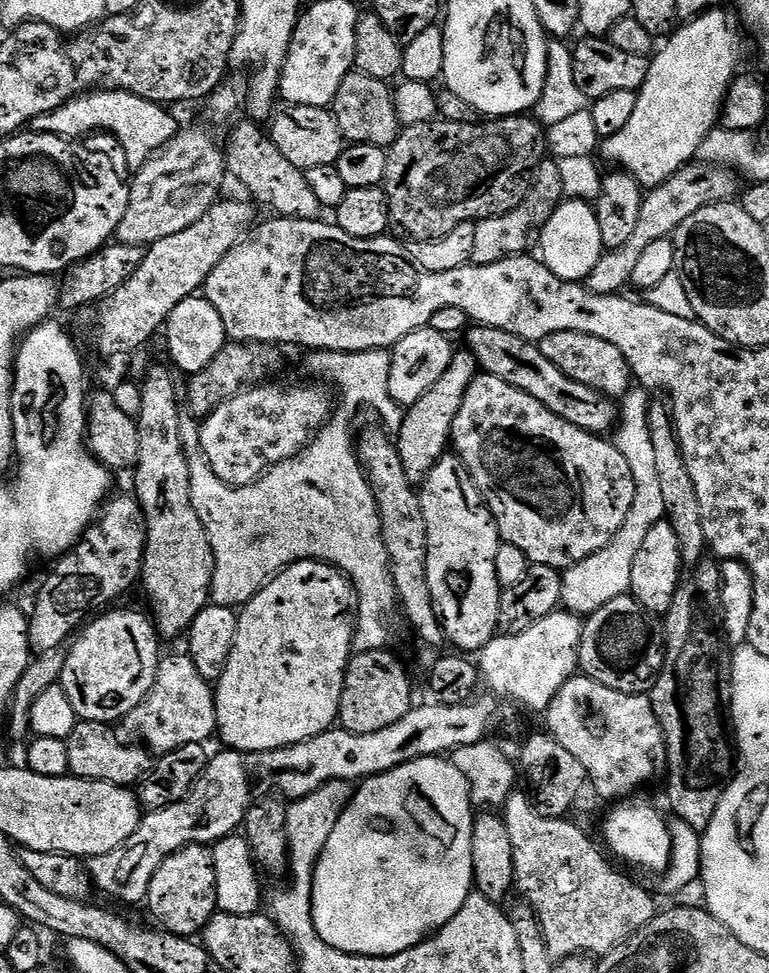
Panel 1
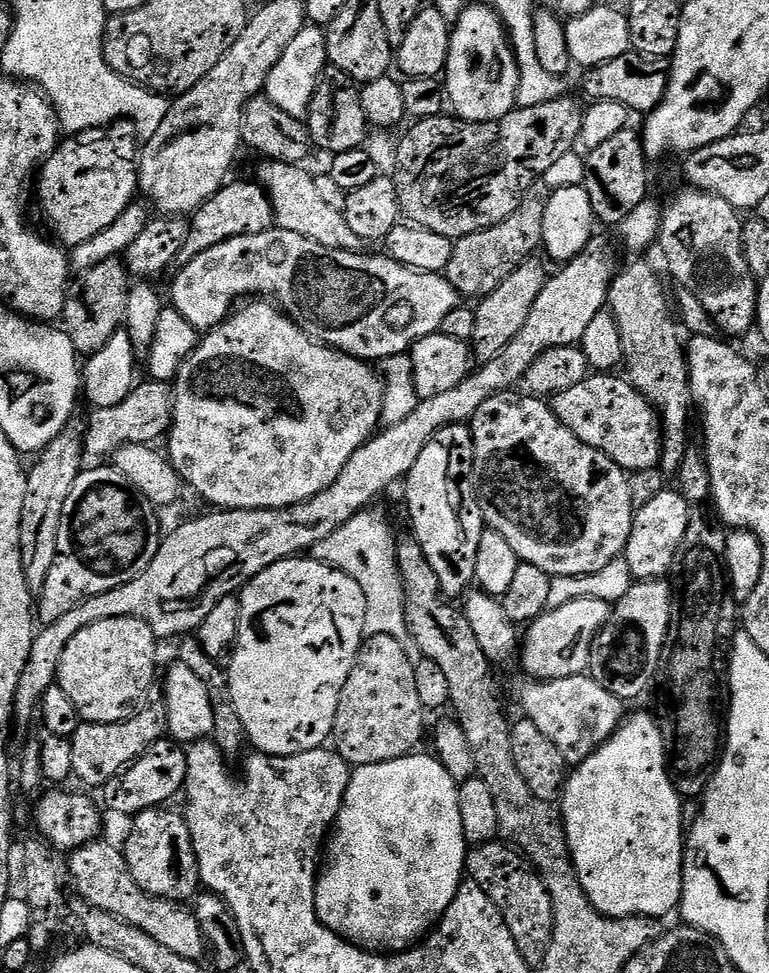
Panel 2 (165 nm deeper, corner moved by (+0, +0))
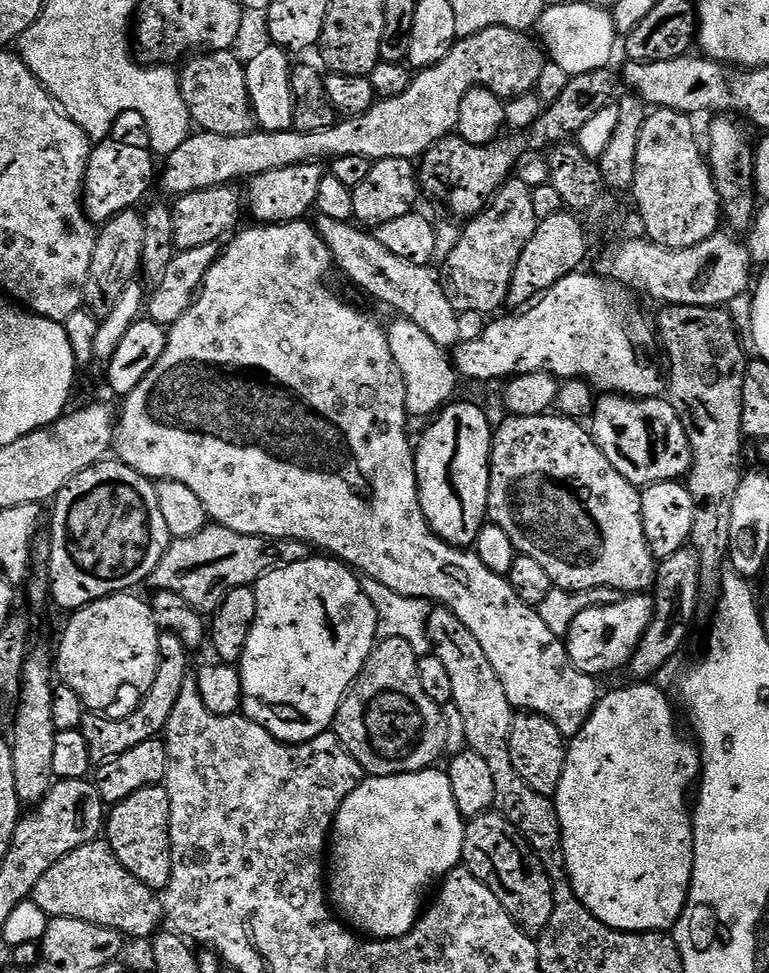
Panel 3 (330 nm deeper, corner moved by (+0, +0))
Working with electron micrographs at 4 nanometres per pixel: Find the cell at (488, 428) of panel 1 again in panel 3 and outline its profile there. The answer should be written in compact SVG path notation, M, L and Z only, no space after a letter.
M545 414L542 416L514 416L509 415L495 429L492 437L492 453L488 459L488 514L487 519L491 523L502 526L506 534L510 534L510 542L516 547L517 553L522 556L534 558L534 562L542 565L542 570L550 574L553 585L557 588L565 588L568 592L581 592L582 590L594 590L595 588L613 588L622 594L644 594L653 587L658 567L657 557L652 555L646 542L646 534L642 526L642 502L640 501L641 489L627 481L607 461L606 456L598 445L595 444L591 431L579 419L572 419L559 414Z

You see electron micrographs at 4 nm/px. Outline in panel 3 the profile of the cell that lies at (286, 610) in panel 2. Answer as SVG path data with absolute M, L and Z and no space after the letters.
M309 558L302 562L286 564L283 568L274 568L272 571L261 576L256 581L256 597L258 598L258 614L254 618L254 626L250 630L250 638L246 638L246 650L242 654L239 662L240 681L242 682L242 712L249 720L258 722L276 740L284 744L305 744L307 740L318 738L324 732L329 731L336 723L336 715L340 709L340 704L348 694L348 689L356 683L361 670L364 669L365 662L373 648L378 643L376 627L378 618L370 598L366 598L364 585L361 577L357 575L348 565L340 563L335 558L320 558L324 560L315 560Z

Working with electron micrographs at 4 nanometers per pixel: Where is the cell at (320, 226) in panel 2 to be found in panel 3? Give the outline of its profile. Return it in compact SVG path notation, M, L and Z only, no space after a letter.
M320 216L314 227L322 242L332 255L333 265L340 268L365 292L384 304L389 304L403 319L410 321L418 330L426 333L438 347L445 350L455 349L460 343L458 338L458 313L450 306L444 288L440 285L437 273L426 264L406 262L406 258L397 258L390 254L378 238L363 227L347 220Z

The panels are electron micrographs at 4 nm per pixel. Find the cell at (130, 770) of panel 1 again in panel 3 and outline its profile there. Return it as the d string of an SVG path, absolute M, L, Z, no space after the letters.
M161 631L158 638L160 661L158 674L154 678L154 686L139 697L140 705L133 712L125 714L121 720L111 720L108 714L85 714L80 723L79 731L86 738L86 747L90 749L93 765L99 766L107 760L118 758L118 754L126 754L126 750L134 750L141 742L157 739L163 733L170 713L174 710L174 702L178 702L178 694L182 694L182 686L189 679L188 656L190 649L182 646L174 634Z

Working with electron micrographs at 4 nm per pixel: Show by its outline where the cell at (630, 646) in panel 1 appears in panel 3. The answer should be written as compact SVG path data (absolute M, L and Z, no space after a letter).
M691 547L679 548L659 561L654 581L652 621L646 626L646 632L642 634L626 665L627 671L632 671L633 681L651 681L672 662L672 655L679 650L688 632L688 619L696 612L696 592L700 591L700 563Z

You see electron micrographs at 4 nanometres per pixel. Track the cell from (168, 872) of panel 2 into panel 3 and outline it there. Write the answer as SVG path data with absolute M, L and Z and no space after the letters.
M159 784L146 786L142 790L134 790L130 798L126 798L120 804L111 805L106 816L106 843L112 848L113 854L146 886L153 890L163 890L170 880L172 869L172 847L170 846L170 794Z

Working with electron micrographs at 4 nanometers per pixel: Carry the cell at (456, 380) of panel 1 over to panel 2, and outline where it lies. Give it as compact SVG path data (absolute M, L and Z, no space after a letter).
M530 258L510 278L506 278L490 295L483 297L475 305L476 317L474 318L474 334L470 341L472 354L477 365L494 362L510 342L514 342L514 334L526 326L526 318L530 318L534 302L548 282L550 272L544 269L540 258Z

